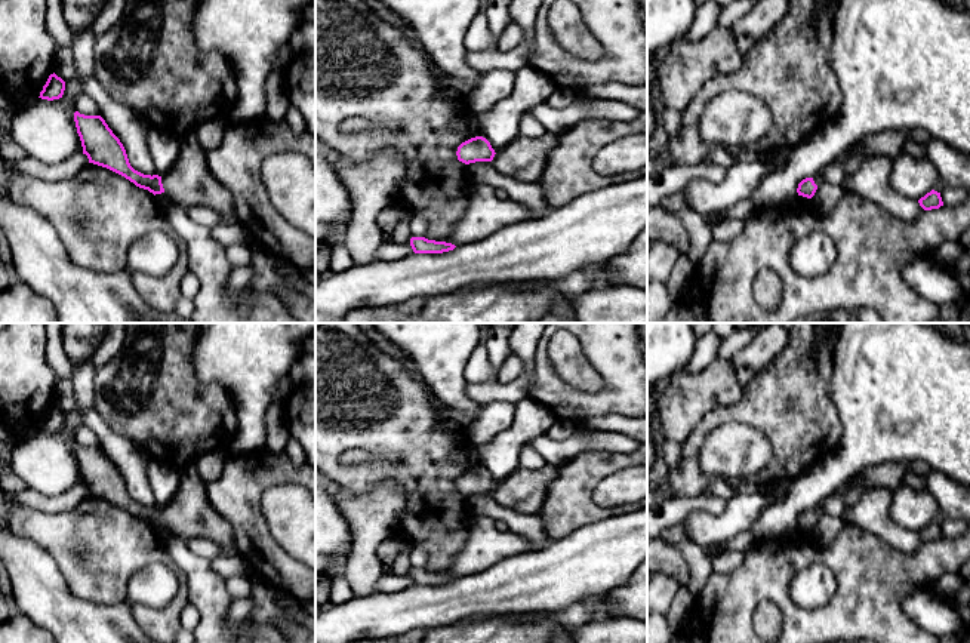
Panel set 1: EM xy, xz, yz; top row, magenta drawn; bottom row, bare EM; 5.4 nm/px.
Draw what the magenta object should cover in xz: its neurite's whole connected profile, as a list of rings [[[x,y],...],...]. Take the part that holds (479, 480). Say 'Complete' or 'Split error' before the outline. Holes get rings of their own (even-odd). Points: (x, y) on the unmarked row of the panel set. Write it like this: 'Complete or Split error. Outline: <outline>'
Split error. Outline: [[[557,465],[539,470],[518,467],[501,483],[495,483],[483,468],[471,470],[458,479],[458,492],[469,496],[490,493],[499,505],[523,514],[538,514],[546,498],[548,486],[557,476]]]

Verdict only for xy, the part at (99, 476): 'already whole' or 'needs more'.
needs more

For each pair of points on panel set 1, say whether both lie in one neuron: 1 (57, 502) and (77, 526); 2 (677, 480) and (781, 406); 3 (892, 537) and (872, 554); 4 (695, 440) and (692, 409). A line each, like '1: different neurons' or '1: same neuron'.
1: different neurons
2: same neuron
3: different neurons
4: different neurons

